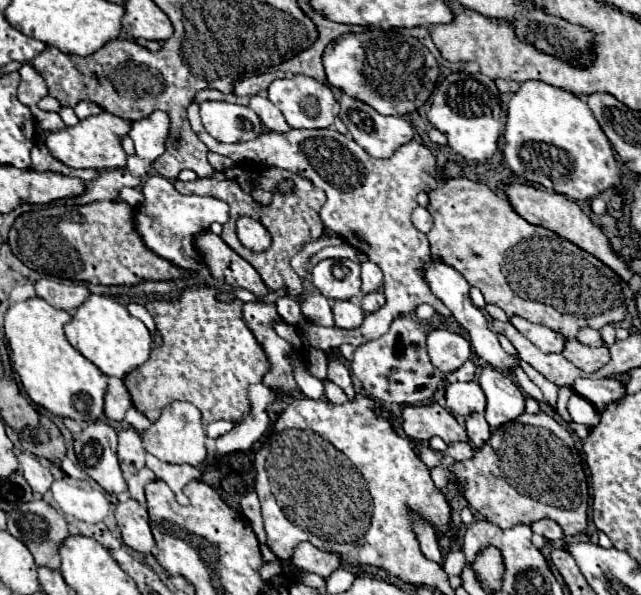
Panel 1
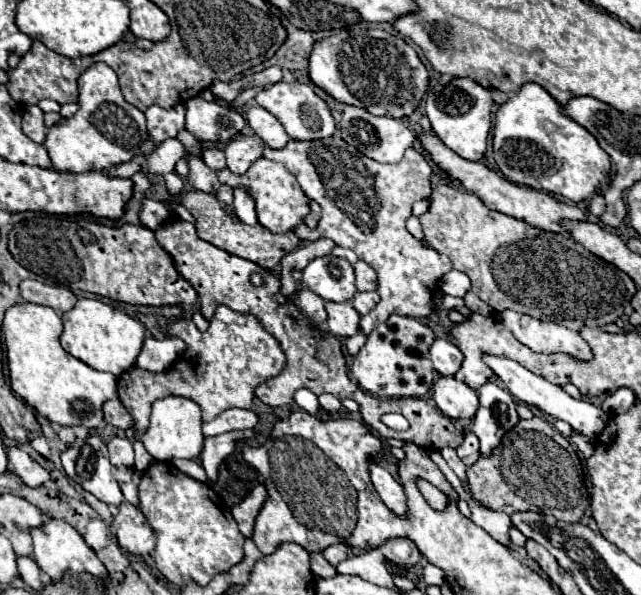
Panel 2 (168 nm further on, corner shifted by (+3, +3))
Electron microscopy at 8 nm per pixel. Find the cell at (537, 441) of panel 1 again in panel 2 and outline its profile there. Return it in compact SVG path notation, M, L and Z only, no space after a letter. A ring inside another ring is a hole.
M541 417L519 421L491 457L481 457L475 465L467 467L467 481L477 501L507 515L515 511L537 511L567 523L577 523L589 507L577 449Z

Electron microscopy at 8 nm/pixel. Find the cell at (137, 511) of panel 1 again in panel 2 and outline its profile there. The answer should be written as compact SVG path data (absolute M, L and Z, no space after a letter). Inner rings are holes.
M123 501L119 505L119 513L113 519L113 535L117 537L121 549L131 555L151 555L155 549L155 533L147 525L143 513L131 503Z

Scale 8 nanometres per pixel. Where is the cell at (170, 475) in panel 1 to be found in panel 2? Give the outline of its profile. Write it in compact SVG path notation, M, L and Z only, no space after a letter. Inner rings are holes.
M139 439L133 443L133 449L135 449L135 469L145 471L153 463L153 457L145 451L145 447L143 447L143 443Z

